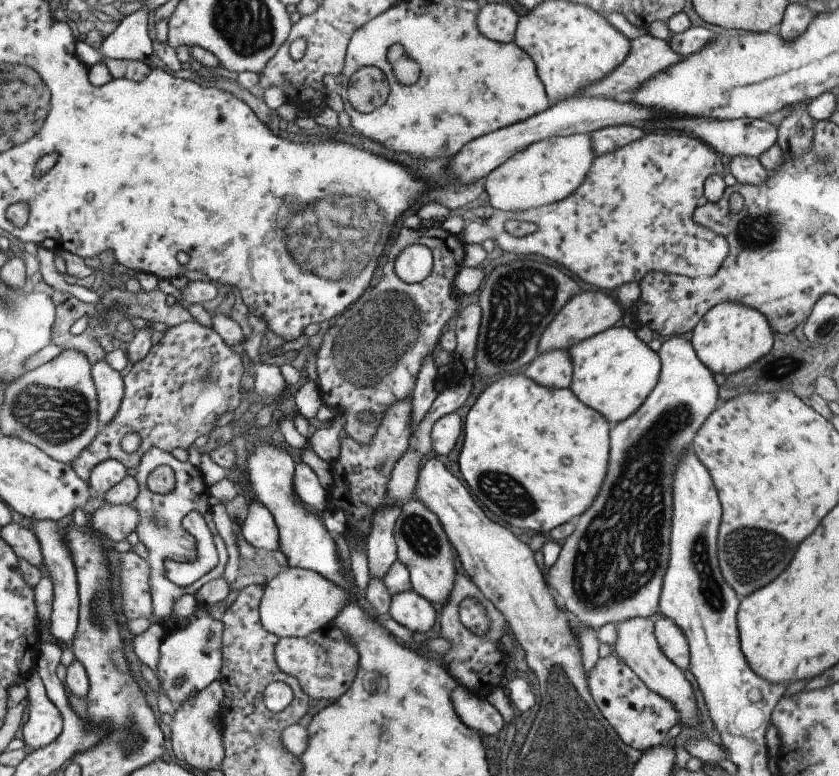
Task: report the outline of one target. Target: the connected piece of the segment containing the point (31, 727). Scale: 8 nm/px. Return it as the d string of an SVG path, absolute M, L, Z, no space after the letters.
M33 671L26 680L29 692L29 719L22 726L23 741L33 751L46 748L64 732L64 714L45 692L39 672Z

